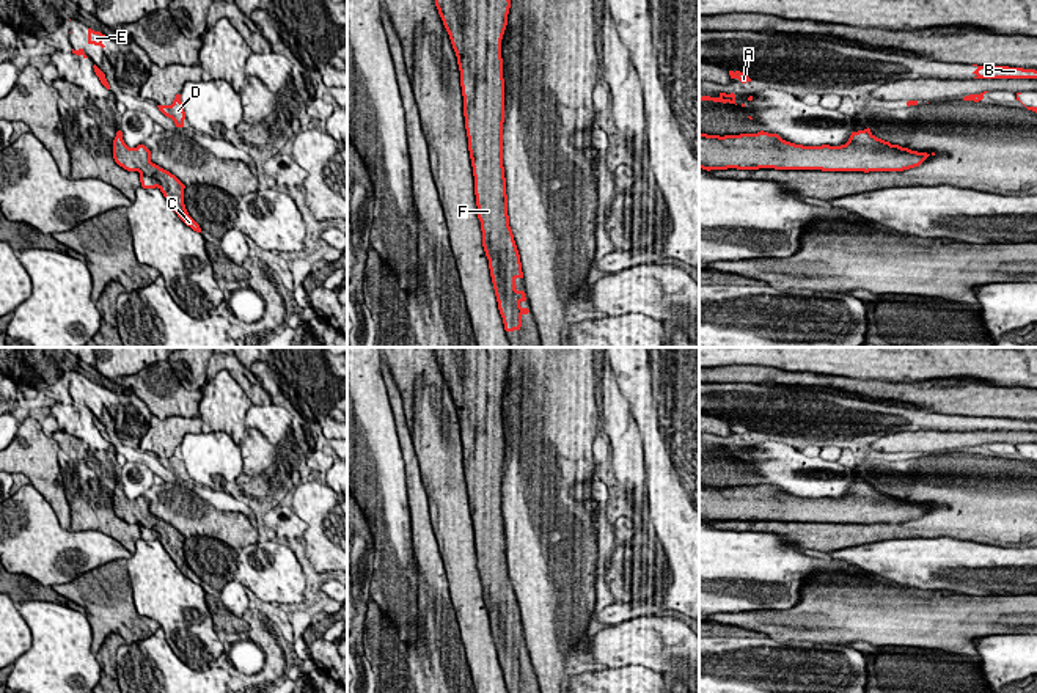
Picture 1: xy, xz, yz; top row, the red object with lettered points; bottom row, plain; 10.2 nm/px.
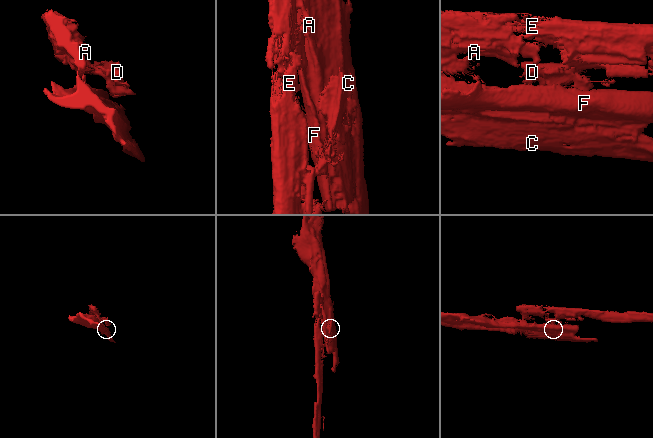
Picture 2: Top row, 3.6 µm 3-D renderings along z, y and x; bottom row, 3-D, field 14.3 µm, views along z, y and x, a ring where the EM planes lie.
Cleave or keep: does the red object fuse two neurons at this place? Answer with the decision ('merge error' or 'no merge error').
merge error

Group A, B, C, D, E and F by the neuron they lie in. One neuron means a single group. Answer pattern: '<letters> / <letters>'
A B D E / C F

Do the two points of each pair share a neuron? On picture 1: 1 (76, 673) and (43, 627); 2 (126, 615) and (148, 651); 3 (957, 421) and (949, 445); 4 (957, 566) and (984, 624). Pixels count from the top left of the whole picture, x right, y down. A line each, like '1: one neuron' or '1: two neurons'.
1: one neuron
2: two neurons
3: two neurons
4: two neurons

